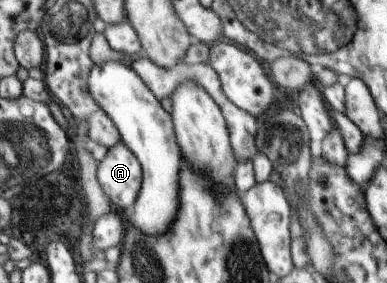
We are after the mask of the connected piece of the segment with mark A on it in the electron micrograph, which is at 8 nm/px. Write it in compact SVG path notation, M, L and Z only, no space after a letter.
M121 141L110 147L103 159L97 162L95 175L103 193L113 205L123 211L129 211L129 207L134 206L135 200L141 194L142 168L129 147Z

